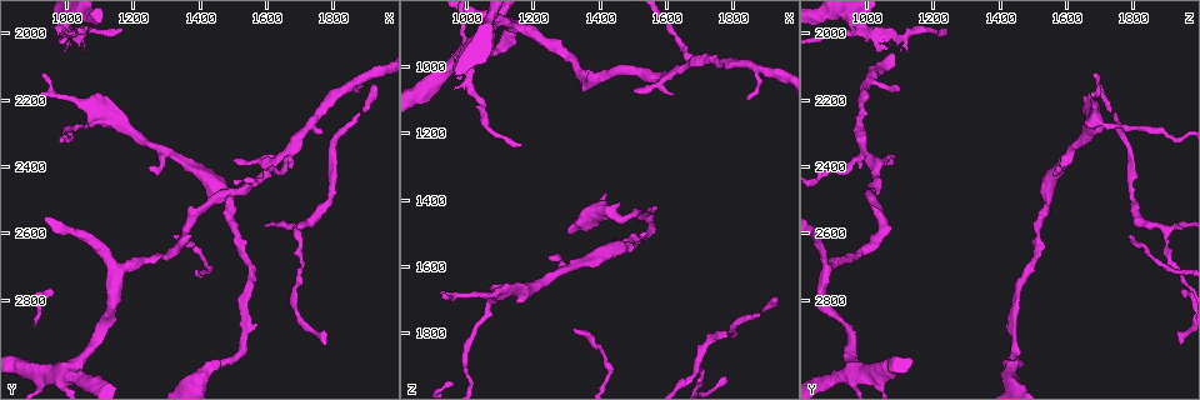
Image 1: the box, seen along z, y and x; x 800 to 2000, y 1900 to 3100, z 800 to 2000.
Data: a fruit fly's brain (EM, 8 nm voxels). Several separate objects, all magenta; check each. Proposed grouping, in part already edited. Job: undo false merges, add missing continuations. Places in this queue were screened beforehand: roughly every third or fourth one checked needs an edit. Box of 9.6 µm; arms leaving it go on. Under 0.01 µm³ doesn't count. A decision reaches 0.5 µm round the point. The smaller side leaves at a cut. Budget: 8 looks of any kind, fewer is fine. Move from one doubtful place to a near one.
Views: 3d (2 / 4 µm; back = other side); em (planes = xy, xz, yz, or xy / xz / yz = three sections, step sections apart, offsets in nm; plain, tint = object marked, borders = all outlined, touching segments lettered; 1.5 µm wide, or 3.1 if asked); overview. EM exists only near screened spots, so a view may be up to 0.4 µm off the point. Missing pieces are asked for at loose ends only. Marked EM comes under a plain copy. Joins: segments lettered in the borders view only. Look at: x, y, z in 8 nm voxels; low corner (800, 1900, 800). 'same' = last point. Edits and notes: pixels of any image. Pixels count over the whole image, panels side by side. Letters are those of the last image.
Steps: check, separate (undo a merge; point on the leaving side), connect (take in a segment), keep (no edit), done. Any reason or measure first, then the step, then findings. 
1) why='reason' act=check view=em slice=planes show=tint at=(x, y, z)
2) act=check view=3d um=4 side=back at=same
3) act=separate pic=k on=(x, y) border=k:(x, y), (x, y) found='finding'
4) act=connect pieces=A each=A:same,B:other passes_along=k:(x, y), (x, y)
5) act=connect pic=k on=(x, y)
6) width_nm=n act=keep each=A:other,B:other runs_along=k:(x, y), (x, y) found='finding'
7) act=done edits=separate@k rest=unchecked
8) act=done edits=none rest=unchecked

why='calibre changes' act=check view=em slice=xz step=8 show=borders at=(1430, 3000, 1440)

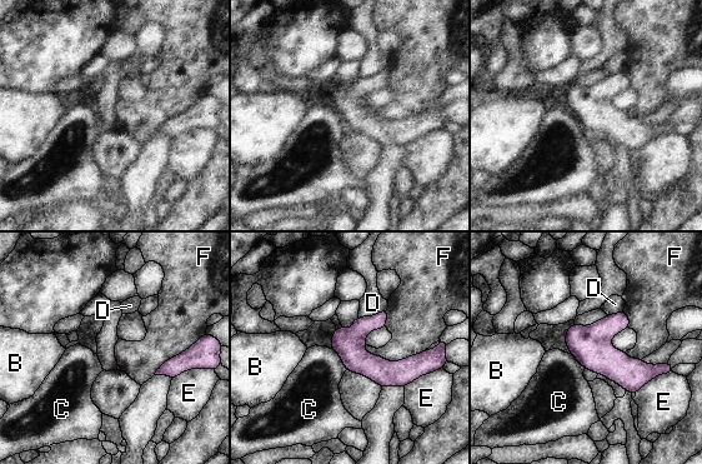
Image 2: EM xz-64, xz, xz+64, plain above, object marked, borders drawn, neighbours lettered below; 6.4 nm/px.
act=keep each=B:other,C:other,D:other,E:other,F:other runs_along=2:(335, 337), (377, 369), (422, 360) found='continuous, no second neuron'

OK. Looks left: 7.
why='three arms meet' act=check view=em slice=planes show=borders at=(1660, 2360, 1000)

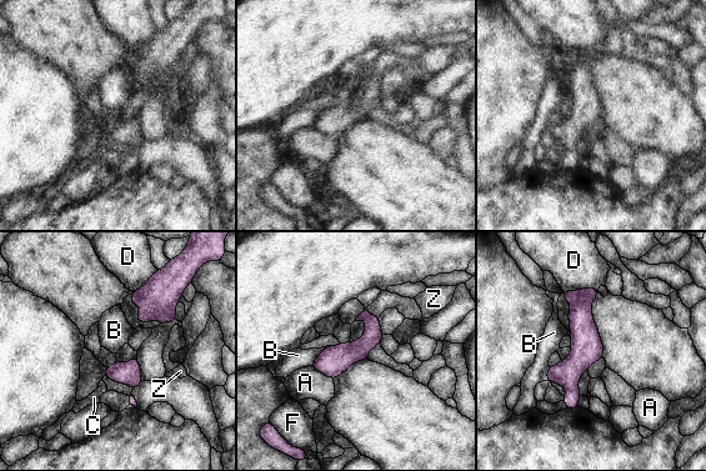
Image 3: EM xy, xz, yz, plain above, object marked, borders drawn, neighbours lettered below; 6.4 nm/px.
act=keep each=A:other,B:other,C:other,D:other,F:other,Z:other runs_along=3:(567, 294), (580, 306), (571, 406) found='one neuron here'

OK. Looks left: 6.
why='tapers out' act=check view=em slice=xy step=4 show=borders at=(1840, 2180, 1090)

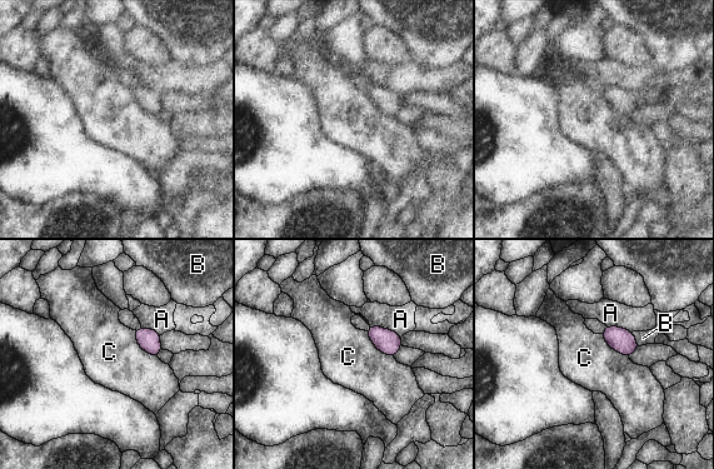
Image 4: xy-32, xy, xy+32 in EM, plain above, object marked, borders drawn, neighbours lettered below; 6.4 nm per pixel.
act=check view=em slice=planes show=borders at=same

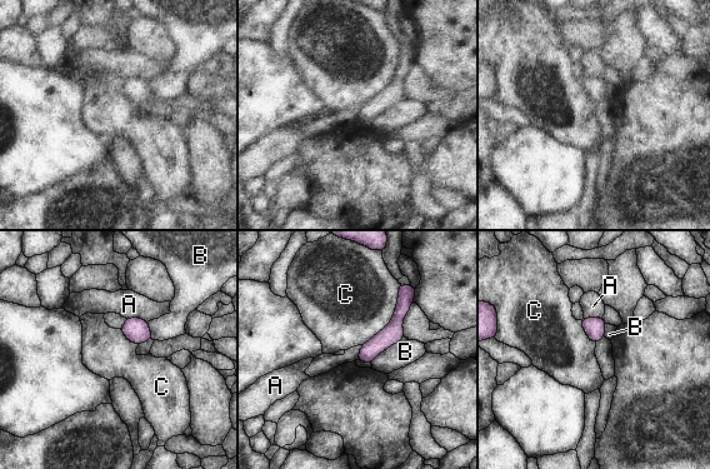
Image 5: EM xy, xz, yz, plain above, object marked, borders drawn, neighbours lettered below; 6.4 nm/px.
longest_contact=C:480nm act=keep each=A:other,B:other,C:other runs_along=5:(401, 294), (395, 325), (363, 358) found='none of them fits'

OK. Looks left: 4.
act=done edits=none rest=unchecked

